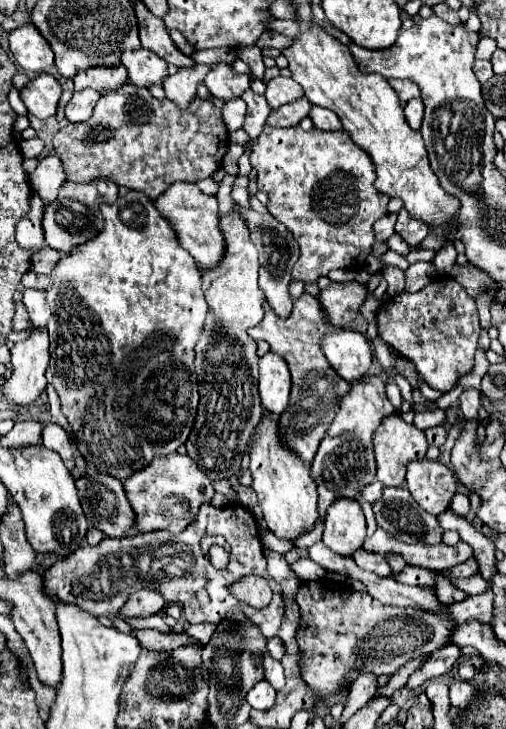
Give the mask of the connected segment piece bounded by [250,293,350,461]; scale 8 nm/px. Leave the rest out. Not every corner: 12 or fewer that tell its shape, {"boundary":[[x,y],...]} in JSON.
{"boundary":[[292,299],[288,319],[264,303],[250,329],[292,373],[280,437],[304,461],[350,391],[320,349],[318,299]]}

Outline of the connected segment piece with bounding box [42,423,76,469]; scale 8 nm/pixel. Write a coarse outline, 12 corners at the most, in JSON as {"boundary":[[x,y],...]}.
{"boundary":[[48,423],[42,433],[44,447],[54,449],[68,469],[76,461],[70,435]]}

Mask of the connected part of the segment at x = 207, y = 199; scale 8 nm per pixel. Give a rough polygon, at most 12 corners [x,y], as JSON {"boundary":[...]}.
{"boundary":[[194,183],[154,199],[200,267],[224,255],[218,199]]}

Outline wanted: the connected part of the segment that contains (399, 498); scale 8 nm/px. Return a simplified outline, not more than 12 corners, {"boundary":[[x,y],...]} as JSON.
{"boundary":[[406,487],[372,505],[380,529],[402,543],[436,545],[442,527]]}

